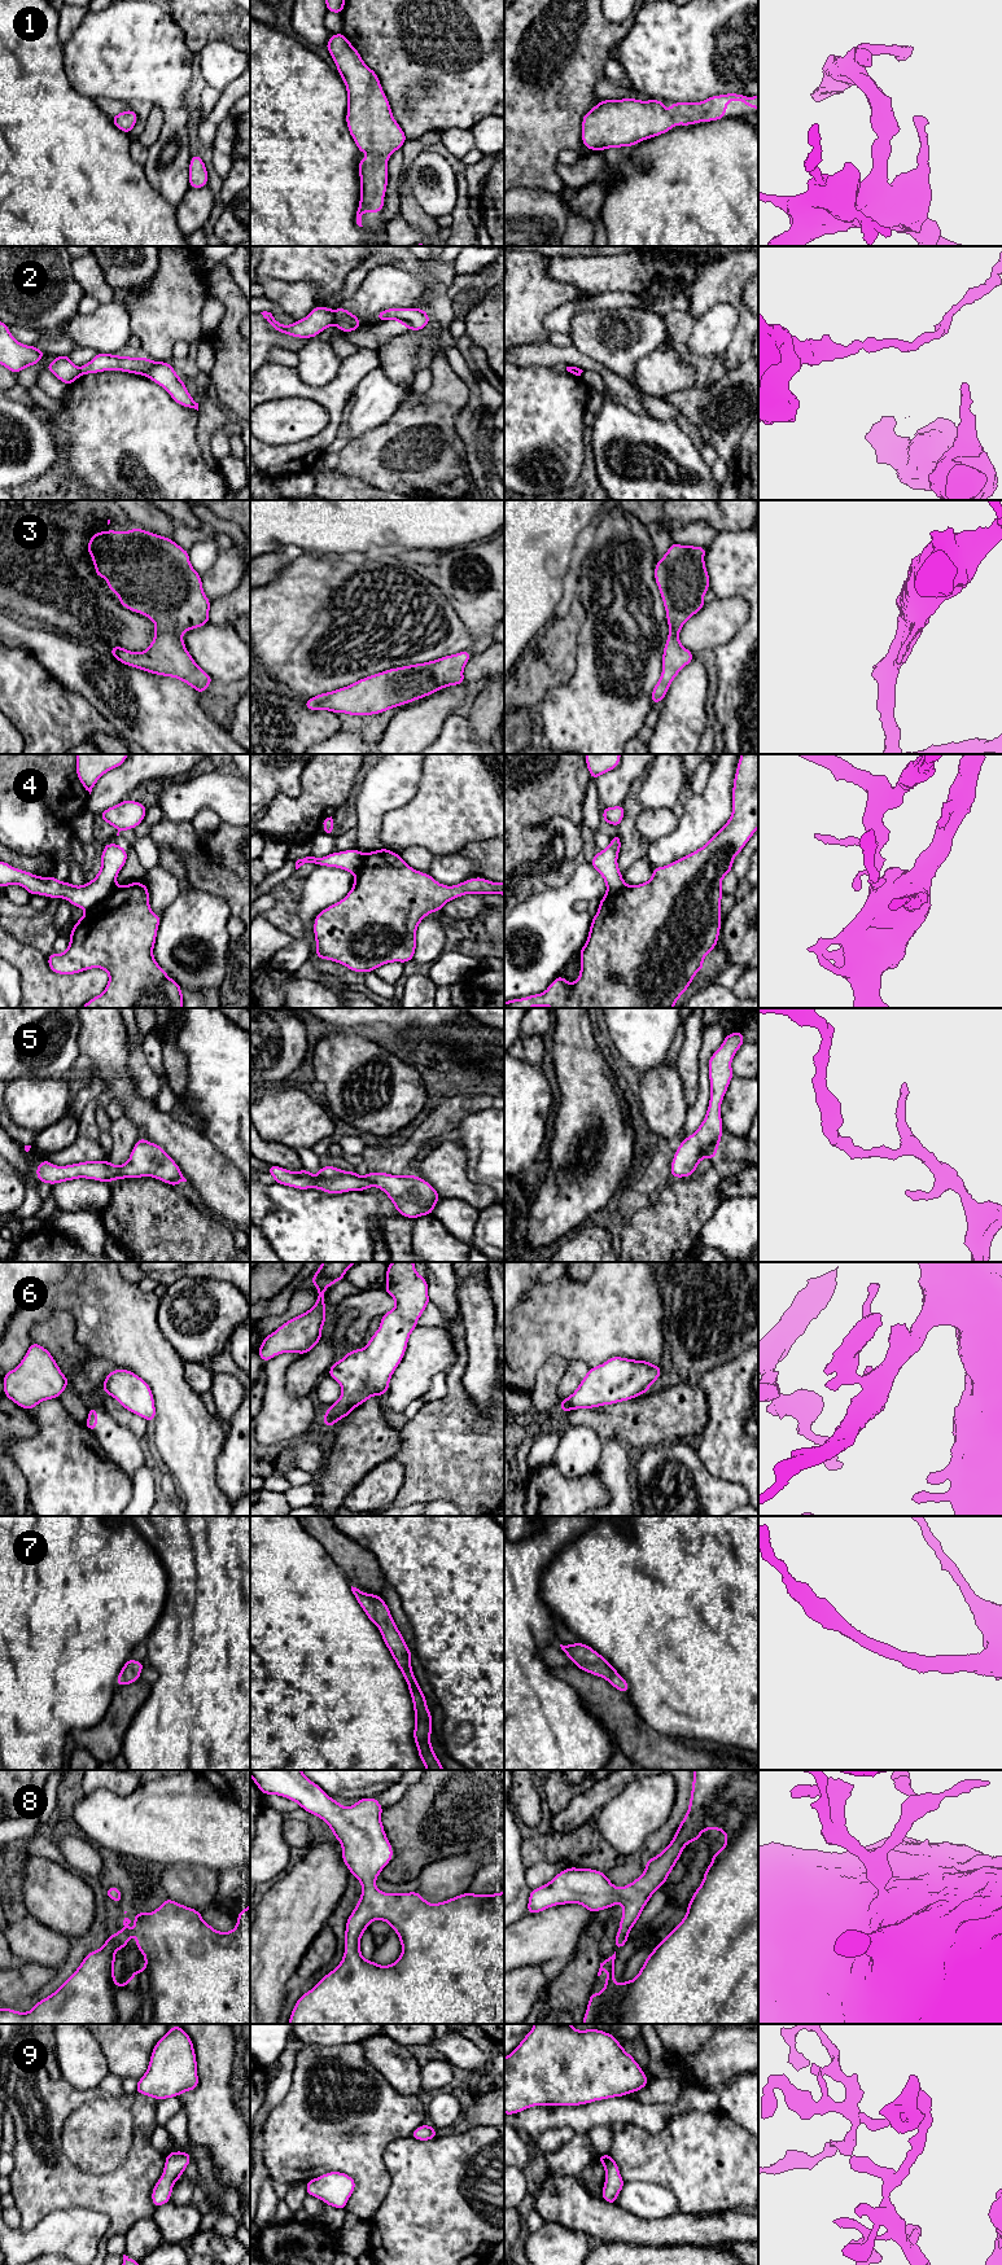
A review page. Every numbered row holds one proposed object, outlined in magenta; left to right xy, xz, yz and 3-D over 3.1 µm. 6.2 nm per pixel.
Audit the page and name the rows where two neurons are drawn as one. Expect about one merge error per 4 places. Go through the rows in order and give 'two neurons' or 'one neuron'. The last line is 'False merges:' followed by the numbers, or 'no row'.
1: one neuron
2: two neurons
3: one neuron
4: two neurons
5: one neuron
6: one neuron
7: one neuron
8: one neuron
9: one neuron
False merges: 2, 4

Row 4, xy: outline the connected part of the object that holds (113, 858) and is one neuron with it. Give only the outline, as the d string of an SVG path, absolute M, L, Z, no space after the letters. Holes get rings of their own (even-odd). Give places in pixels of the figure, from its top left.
M118 844L104 845L99 873L82 886L62 882L53 876L40 877L0 860L0 886L21 885L31 895L65 898L73 906L87 911L105 901L117 888L117 876L123 868L127 855L128 853Z

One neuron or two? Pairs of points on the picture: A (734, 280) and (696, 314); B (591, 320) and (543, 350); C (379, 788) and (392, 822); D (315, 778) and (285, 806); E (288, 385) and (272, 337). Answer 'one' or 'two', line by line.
A: one
B: two
C: two
D: one
E: two

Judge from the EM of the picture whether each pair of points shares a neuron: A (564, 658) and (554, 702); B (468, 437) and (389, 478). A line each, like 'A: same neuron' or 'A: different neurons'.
A: different neurons
B: different neurons

